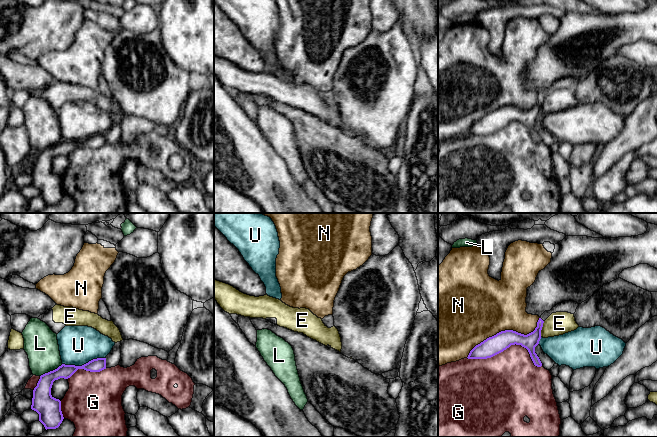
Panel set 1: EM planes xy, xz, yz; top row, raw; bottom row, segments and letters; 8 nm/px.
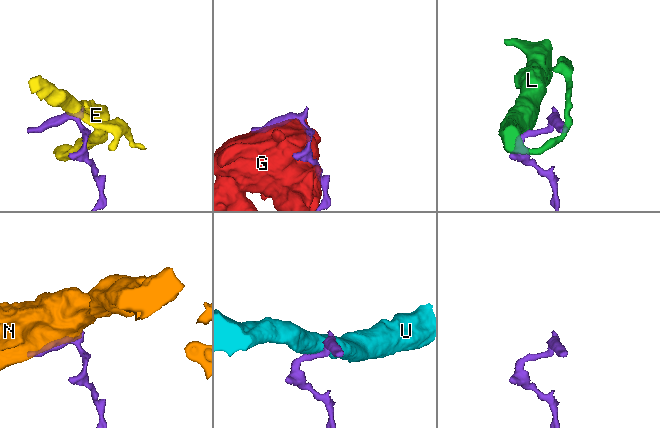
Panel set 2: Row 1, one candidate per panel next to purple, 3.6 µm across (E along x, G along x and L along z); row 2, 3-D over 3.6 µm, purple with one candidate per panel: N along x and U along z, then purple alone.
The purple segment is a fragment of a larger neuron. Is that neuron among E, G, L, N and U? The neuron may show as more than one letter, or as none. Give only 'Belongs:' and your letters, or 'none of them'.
Belongs: none of them

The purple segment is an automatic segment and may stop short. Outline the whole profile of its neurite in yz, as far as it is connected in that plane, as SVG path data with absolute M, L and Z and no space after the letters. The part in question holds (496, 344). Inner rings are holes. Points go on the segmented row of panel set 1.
M564 301L557 304L550 311L545 311L537 322L535 330L527 335L518 333L513 330L505 330L497 333L496 335L487 338L480 344L476 345L469 353L468 359L487 359L491 358L511 345L521 345L526 348L535 366L541 367L542 363L535 353L535 347L539 344L541 339L541 330L544 321L556 312L568 312L574 314L579 304L574 301Z

